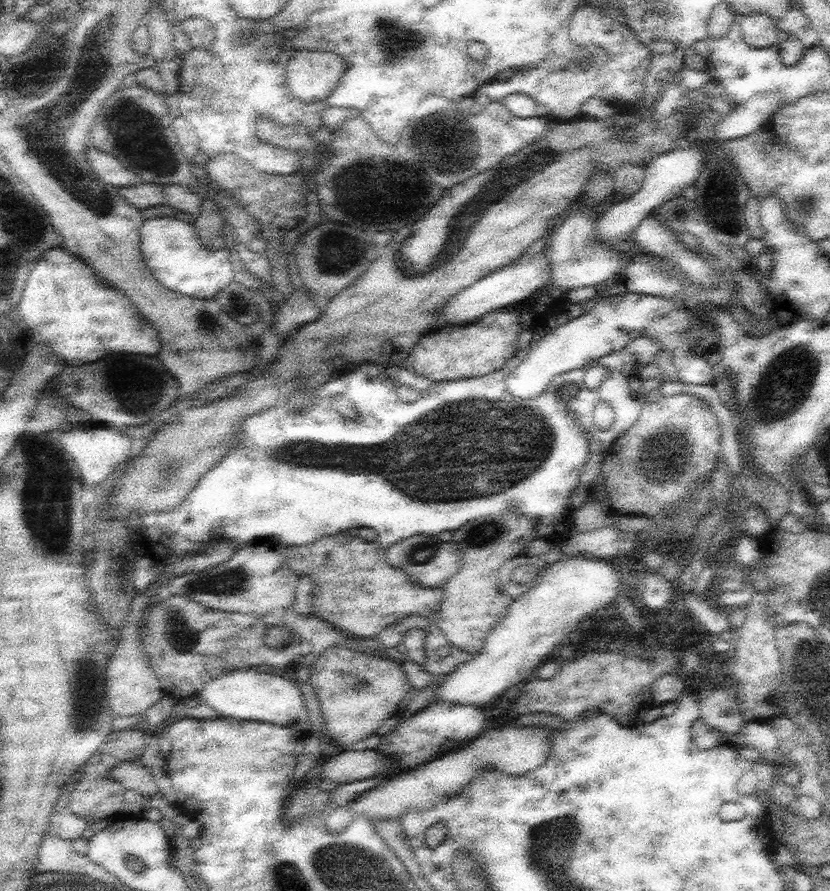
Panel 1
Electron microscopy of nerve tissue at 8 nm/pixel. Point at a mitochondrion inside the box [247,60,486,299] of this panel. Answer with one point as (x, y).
(323, 259)

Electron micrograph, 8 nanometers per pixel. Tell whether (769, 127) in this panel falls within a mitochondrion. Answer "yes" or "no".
no

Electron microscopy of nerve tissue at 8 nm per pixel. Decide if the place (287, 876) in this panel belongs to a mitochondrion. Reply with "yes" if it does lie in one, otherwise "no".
yes

